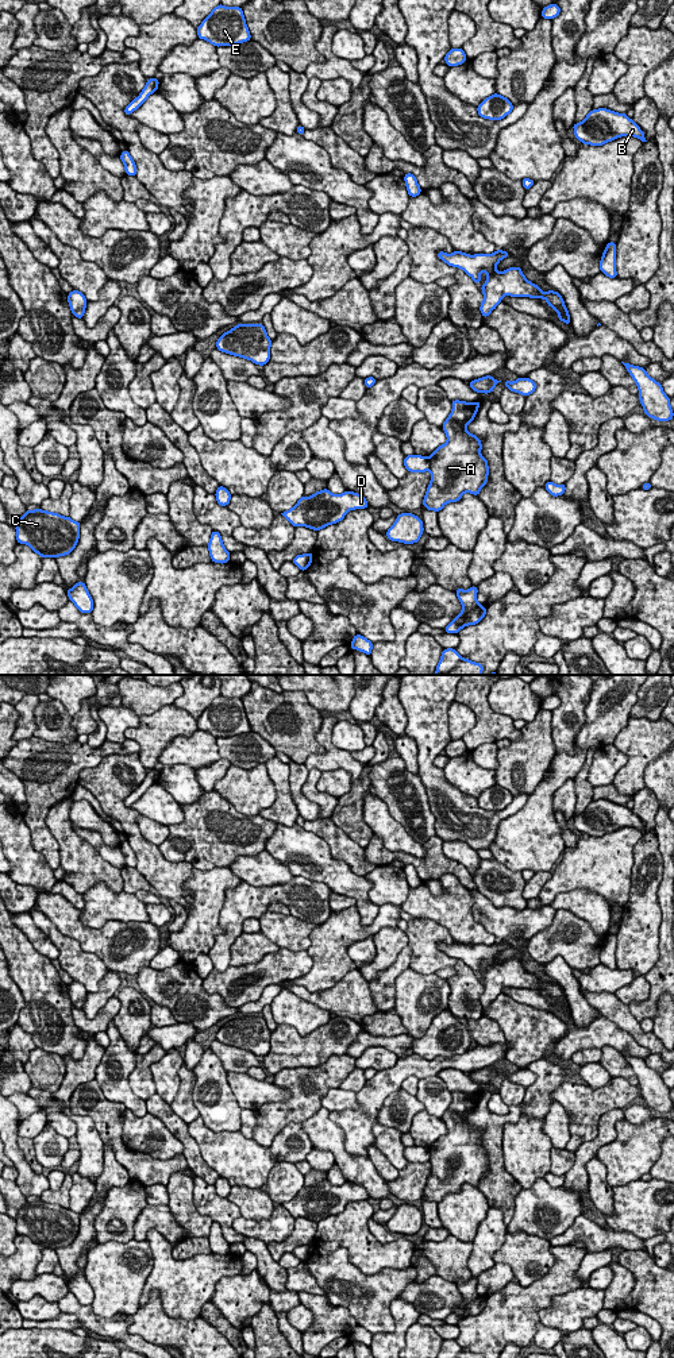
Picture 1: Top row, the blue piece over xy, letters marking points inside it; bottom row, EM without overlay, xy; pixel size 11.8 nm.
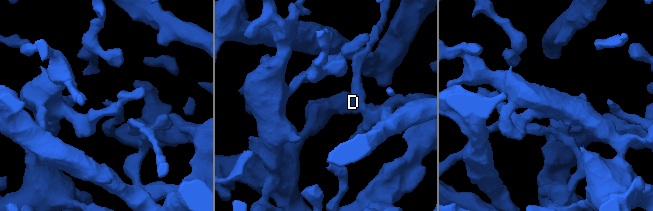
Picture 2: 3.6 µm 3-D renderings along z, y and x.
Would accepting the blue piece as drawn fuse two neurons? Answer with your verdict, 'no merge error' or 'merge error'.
merge error

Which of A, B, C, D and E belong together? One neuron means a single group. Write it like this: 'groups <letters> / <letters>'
groups A / B C D E

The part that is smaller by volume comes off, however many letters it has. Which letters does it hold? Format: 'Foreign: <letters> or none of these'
Foreign: A

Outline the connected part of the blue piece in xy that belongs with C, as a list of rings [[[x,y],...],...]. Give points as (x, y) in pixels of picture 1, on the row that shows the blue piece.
[[[42,509],[26,510],[18,520],[16,541],[27,544],[41,558],[69,555],[80,539],[81,522]]]

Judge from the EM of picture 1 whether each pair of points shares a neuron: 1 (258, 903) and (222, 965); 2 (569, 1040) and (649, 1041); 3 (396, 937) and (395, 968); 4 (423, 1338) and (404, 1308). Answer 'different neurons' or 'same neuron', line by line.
1: same neuron
2: different neurons
3: different neurons
4: different neurons

